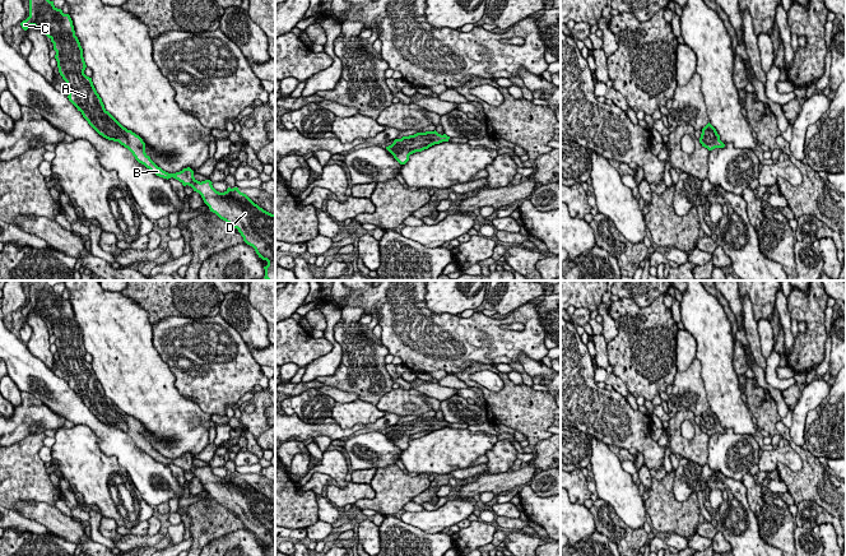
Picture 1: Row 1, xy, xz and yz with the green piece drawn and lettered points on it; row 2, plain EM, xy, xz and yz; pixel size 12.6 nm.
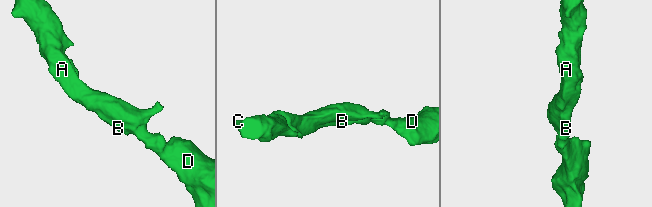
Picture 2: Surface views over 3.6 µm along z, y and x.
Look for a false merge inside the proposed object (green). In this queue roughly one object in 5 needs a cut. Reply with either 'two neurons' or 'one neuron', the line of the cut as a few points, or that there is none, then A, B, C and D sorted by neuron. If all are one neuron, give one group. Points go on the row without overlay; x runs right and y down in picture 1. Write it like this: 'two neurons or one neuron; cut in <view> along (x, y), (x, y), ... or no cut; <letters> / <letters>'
one neuron; no cut; A B C D

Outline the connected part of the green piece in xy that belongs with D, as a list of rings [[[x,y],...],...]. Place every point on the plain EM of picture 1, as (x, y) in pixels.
[[[31,281],[28,286],[29,302],[20,311],[24,316],[34,311],[51,325],[59,358],[66,367],[68,384],[88,409],[103,423],[127,434],[139,449],[157,462],[167,465],[173,463],[183,472],[191,472],[201,481],[210,497],[237,514],[243,527],[255,534],[259,543],[268,547],[264,555],[275,556],[275,500],[260,494],[238,473],[228,473],[224,478],[219,478],[210,465],[197,467],[190,453],[176,459],[168,459],[158,453],[145,439],[143,425],[124,413],[104,394],[92,363],[84,360],[87,351],[83,334],[75,321],[70,301],[57,295],[46,281]]]

